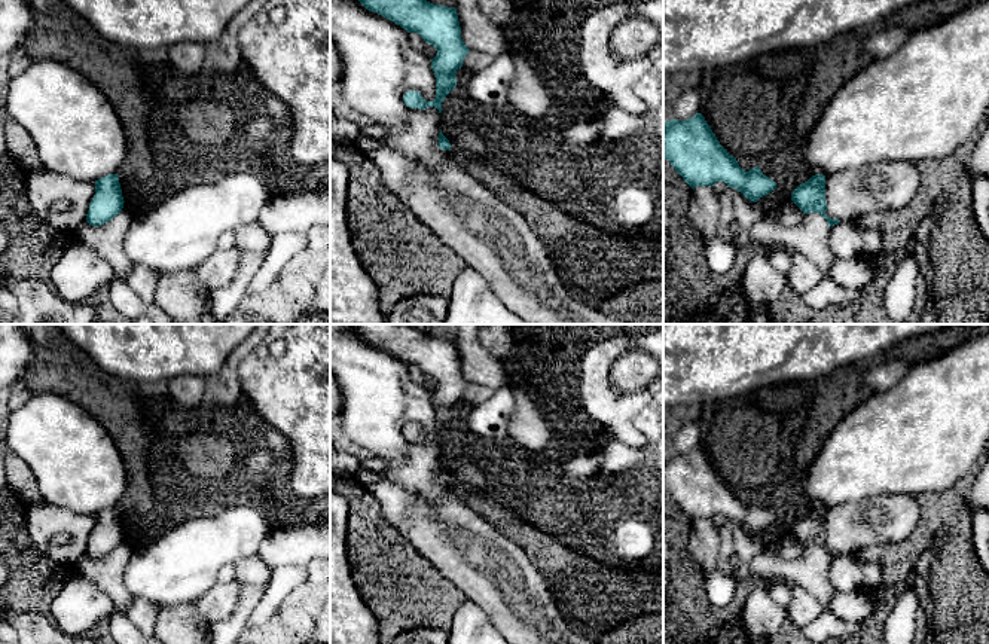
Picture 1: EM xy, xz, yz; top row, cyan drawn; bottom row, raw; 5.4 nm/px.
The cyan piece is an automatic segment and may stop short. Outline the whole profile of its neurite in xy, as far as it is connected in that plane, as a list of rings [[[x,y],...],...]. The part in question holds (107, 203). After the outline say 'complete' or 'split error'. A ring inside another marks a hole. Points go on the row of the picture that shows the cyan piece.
[[[117,174],[95,180],[95,195],[89,204],[86,222],[92,226],[110,222],[122,211],[123,202]]] | complete

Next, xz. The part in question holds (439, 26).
[[[358,0],[367,10],[405,28],[418,33],[425,43],[437,51],[431,59],[436,77],[436,98],[425,101],[418,91],[407,91],[403,101],[410,109],[436,107],[442,113],[442,103],[457,86],[455,73],[463,67],[468,48],[461,39],[461,27],[455,7],[433,4],[427,0]]] | complete

